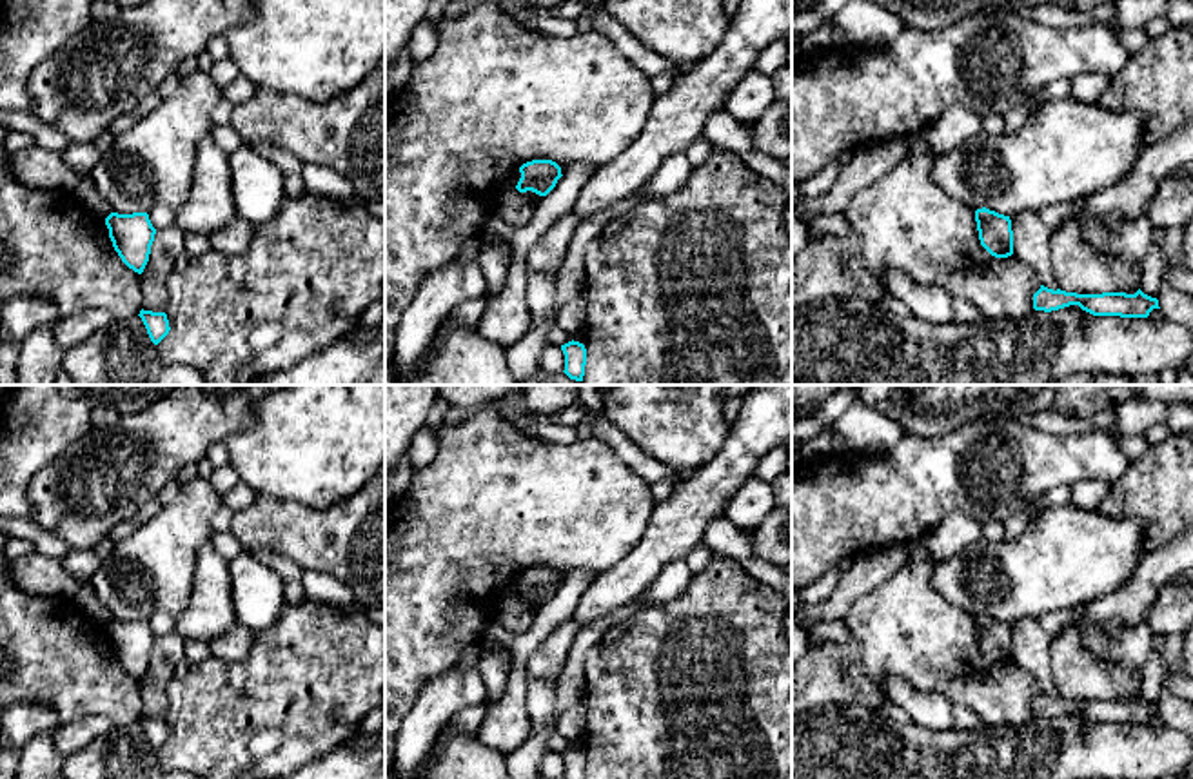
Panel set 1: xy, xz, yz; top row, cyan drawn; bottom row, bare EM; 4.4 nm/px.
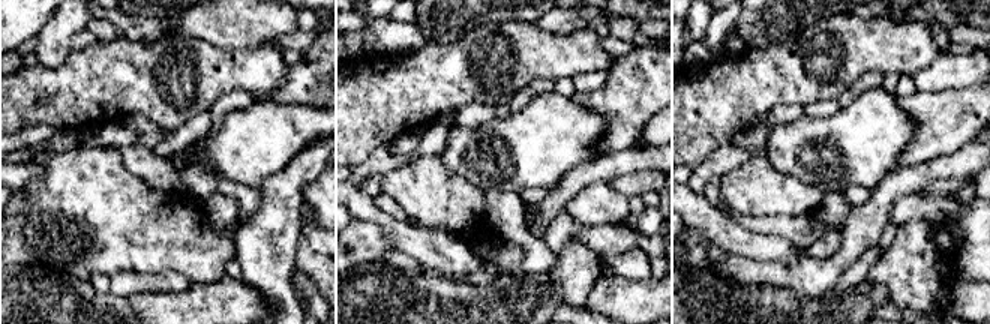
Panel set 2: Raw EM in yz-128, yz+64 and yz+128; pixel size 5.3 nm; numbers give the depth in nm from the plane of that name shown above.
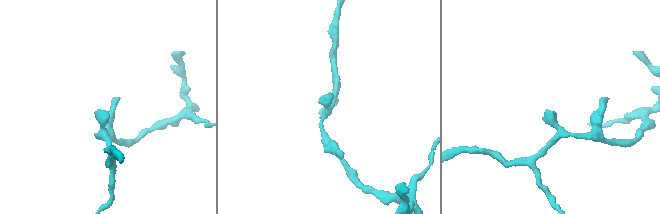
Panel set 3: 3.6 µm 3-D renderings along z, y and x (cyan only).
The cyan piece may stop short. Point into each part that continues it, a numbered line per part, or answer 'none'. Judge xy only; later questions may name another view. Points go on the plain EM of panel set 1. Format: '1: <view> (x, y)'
none

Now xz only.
none

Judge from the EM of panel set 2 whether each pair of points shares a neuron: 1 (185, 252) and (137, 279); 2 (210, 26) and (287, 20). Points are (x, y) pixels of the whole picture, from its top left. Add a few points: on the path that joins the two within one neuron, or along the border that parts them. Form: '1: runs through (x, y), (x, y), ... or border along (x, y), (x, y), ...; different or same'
1: border along (111, 273), (162, 273), (176, 270), (182, 275); different
2: runs through (230, 21), (267, 21); same

